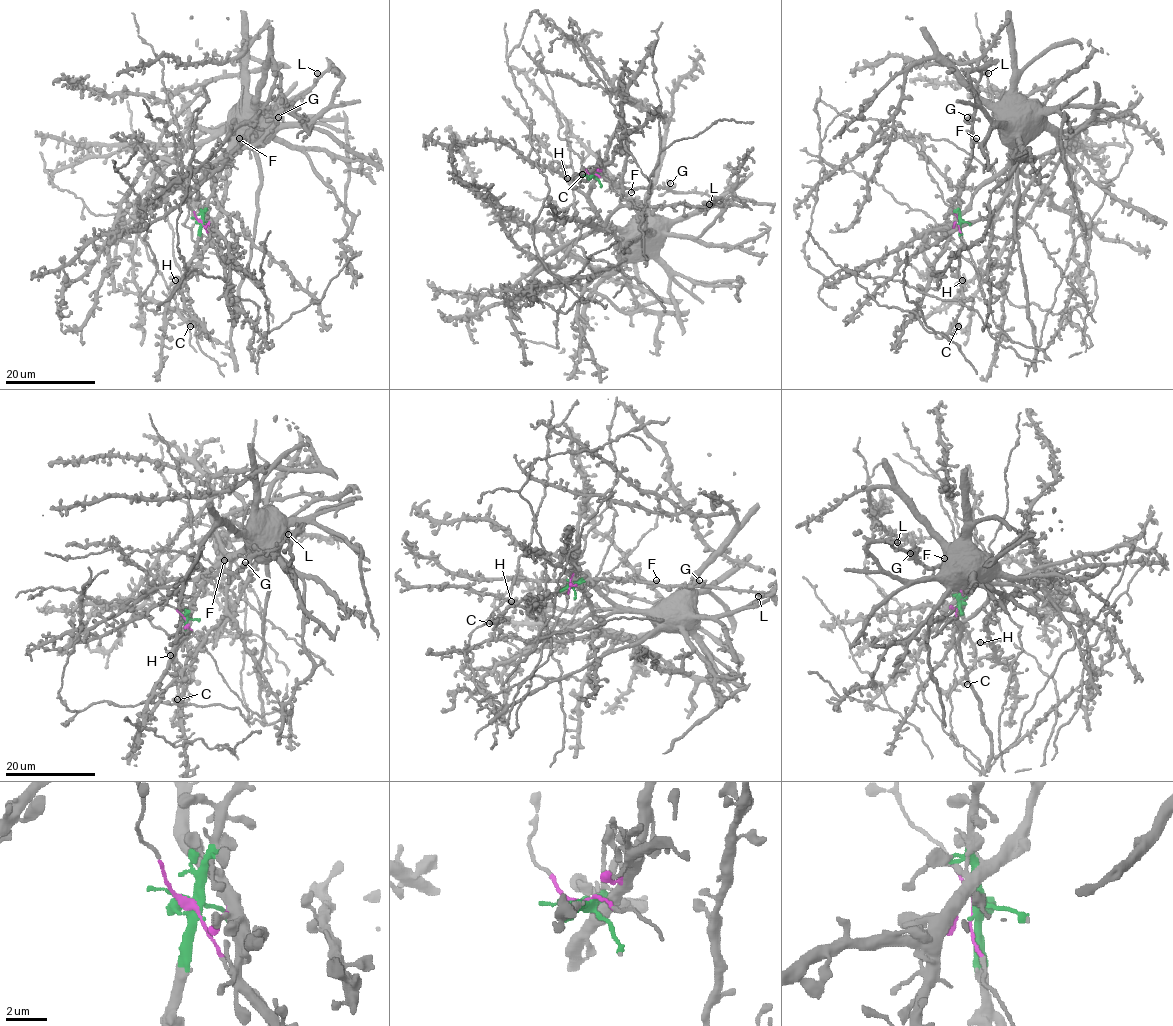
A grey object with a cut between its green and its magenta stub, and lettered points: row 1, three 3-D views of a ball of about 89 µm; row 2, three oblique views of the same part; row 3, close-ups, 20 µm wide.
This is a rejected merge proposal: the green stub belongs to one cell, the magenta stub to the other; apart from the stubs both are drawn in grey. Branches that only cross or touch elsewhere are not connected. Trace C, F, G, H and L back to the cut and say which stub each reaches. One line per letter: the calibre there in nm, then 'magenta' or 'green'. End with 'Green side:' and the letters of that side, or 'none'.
C: calibre 440 nm; green
F: calibre 360 nm; green
G: calibre 480 nm; green
H: calibre 380 nm; green
L: calibre 420 nm; green
Green side: C, F, G, H, L

